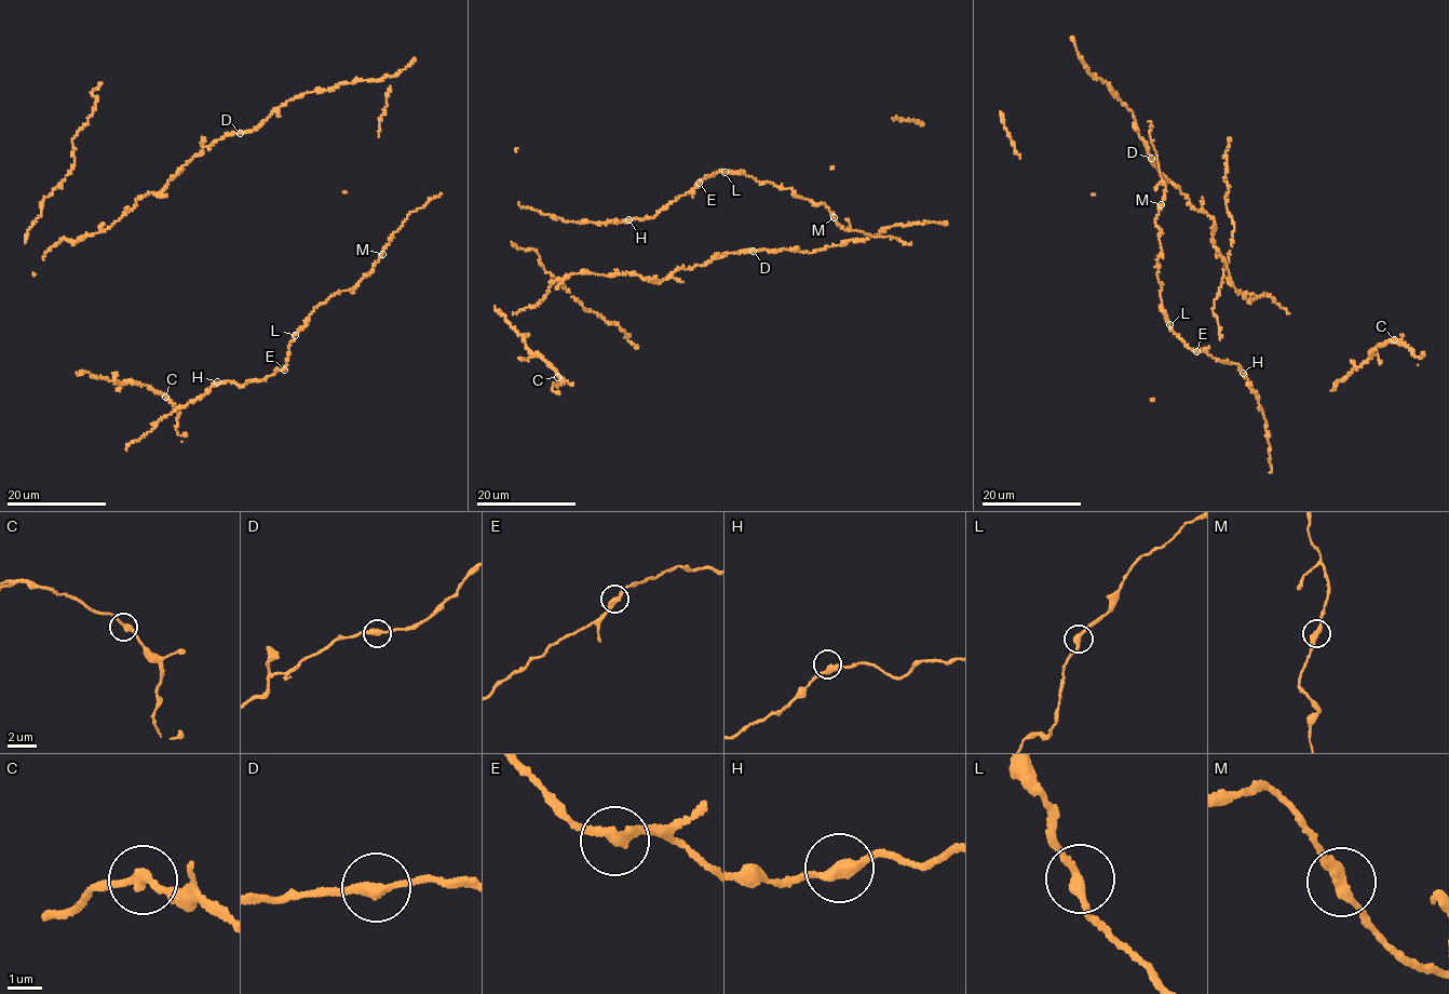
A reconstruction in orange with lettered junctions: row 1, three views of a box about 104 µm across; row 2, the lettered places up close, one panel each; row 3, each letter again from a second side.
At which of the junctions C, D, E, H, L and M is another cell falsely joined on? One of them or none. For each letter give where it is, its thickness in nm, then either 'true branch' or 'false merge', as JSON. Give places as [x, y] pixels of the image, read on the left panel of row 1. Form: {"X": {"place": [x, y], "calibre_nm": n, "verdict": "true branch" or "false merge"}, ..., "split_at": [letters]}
{"C": {"place": [165, 397], "calibre_nm": 280, "verdict": "true branch"}, "D": {"place": [240, 133], "calibre_nm": 280, "verdict": "true branch"}, "E": {"place": [284, 370], "calibre_nm": 280, "verdict": "true branch"}, "H": {"place": [217, 381], "calibre_nm": 300, "verdict": "true branch"}, "L": {"place": [295, 335], "calibre_nm": 280, "verdict": "true branch"}, "M": {"place": [382, 254], "calibre_nm": 280, "verdict": "true branch"}, "split_at": []}

